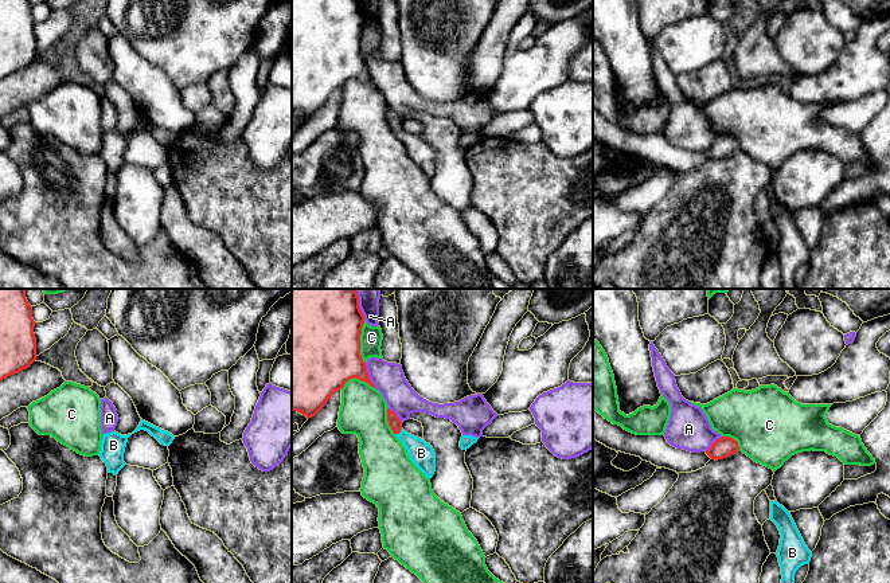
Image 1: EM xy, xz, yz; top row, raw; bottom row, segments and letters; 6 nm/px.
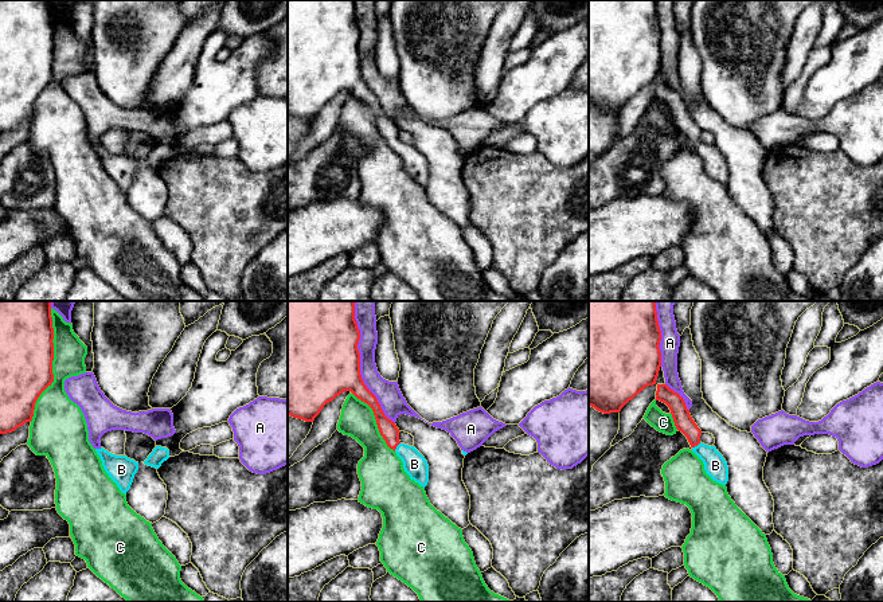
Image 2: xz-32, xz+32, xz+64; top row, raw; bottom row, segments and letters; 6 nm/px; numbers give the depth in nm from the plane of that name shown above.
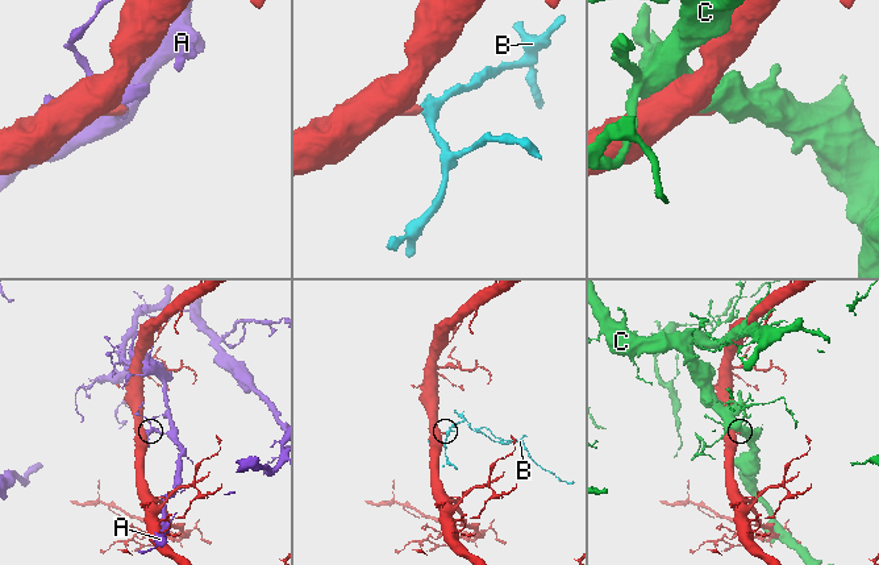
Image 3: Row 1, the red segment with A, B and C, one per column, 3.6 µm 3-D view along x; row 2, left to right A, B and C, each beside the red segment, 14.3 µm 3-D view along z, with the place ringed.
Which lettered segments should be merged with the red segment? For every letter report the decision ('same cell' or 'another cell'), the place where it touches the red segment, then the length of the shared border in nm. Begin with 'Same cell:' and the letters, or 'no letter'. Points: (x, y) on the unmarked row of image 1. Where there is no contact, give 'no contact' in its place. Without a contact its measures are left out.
Same cell: B
A: another cell; contact xz (369, 74); length 170 nm
B: same cell; contact xz (398, 132); length 60 nm
C: another cell; contact xz (359, 40); length 260 nm

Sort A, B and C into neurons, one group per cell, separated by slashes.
A / B / C

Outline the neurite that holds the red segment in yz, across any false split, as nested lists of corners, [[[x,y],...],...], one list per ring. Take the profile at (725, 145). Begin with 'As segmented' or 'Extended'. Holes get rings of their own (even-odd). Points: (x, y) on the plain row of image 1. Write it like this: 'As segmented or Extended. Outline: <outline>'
As segmented. Outline: [[[722,136],[717,138],[711,146],[706,150],[706,153],[711,159],[723,159],[727,157],[729,154],[739,150],[738,141],[730,136]]]

